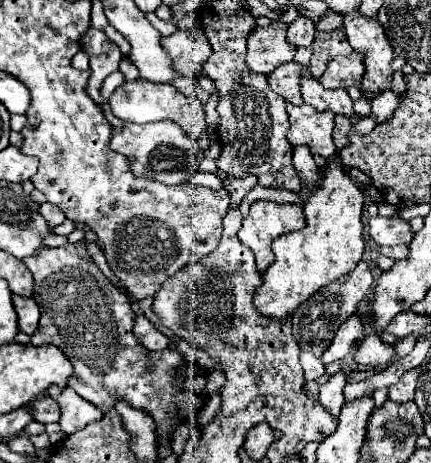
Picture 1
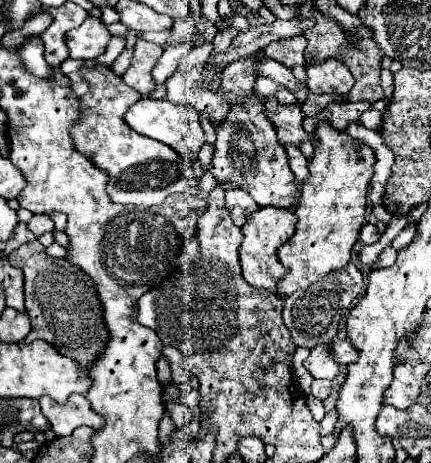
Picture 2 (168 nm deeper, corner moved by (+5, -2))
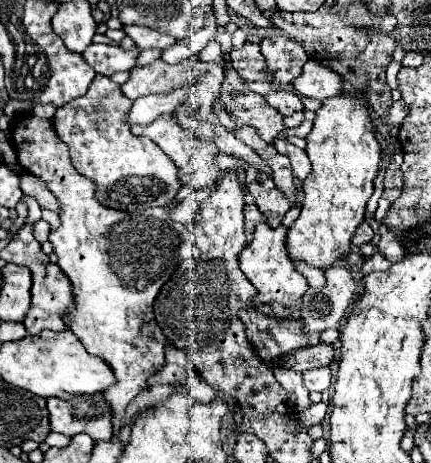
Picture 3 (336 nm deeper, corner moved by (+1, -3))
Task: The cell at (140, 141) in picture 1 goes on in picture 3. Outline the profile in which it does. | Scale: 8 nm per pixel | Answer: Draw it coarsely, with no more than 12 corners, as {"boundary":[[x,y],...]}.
{"boundary":[[97,74],[57,108],[73,166],[117,210],[165,206],[177,166]]}

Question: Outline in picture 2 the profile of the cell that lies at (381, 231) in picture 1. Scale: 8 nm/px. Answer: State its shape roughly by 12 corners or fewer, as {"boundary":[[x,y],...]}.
{"boundary":[[371,223],[361,227],[359,239],[371,245],[379,239],[377,227]]}

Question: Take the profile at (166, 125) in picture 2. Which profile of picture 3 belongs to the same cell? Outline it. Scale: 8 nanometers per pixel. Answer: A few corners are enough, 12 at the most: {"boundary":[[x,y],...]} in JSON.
{"boundary":[[173,114],[131,132],[151,138],[191,188],[219,178],[217,146],[185,132]]}

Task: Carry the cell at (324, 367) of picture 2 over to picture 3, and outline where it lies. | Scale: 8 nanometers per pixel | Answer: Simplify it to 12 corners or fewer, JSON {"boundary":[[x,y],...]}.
{"boundary":[[331,368],[303,372],[307,390],[323,392],[331,384]]}

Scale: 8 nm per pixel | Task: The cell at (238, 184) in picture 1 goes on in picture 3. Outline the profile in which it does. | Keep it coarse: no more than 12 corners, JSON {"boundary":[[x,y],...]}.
{"boundary":[[245,204],[245,236],[251,240],[255,226],[265,216],[255,204]]}

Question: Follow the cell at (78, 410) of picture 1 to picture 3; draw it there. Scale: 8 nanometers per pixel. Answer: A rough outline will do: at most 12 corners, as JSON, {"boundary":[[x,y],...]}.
{"boundary":[[101,394],[47,398],[51,430],[111,438]]}

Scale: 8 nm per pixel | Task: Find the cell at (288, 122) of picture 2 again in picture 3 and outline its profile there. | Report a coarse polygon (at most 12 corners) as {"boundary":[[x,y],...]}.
{"boundary":[[225,66],[221,102],[237,126],[265,142],[285,130],[265,96],[247,90]]}

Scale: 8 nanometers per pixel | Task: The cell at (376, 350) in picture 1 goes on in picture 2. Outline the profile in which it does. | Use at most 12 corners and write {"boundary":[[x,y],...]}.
{"boundary":[[333,341],[329,351],[337,363],[347,365],[357,359],[355,347],[347,341]]}

